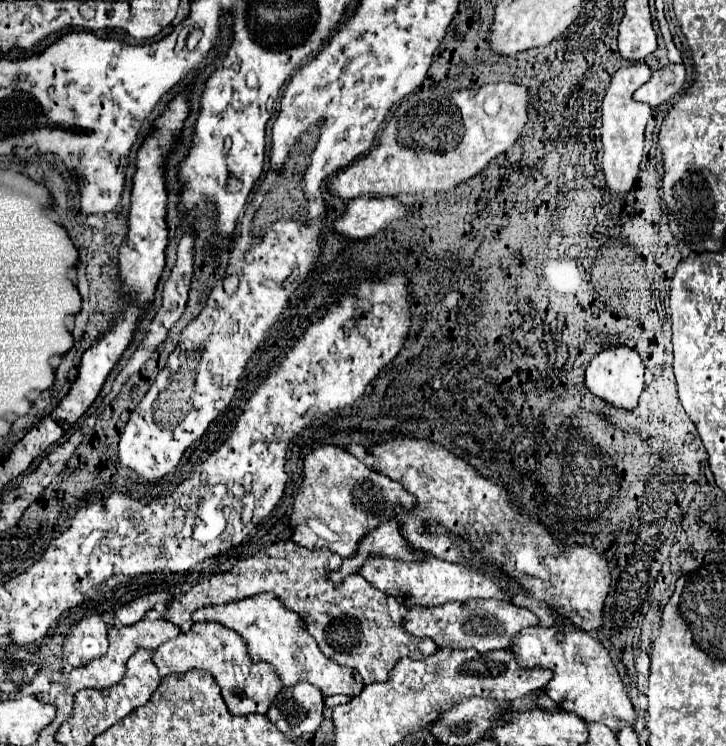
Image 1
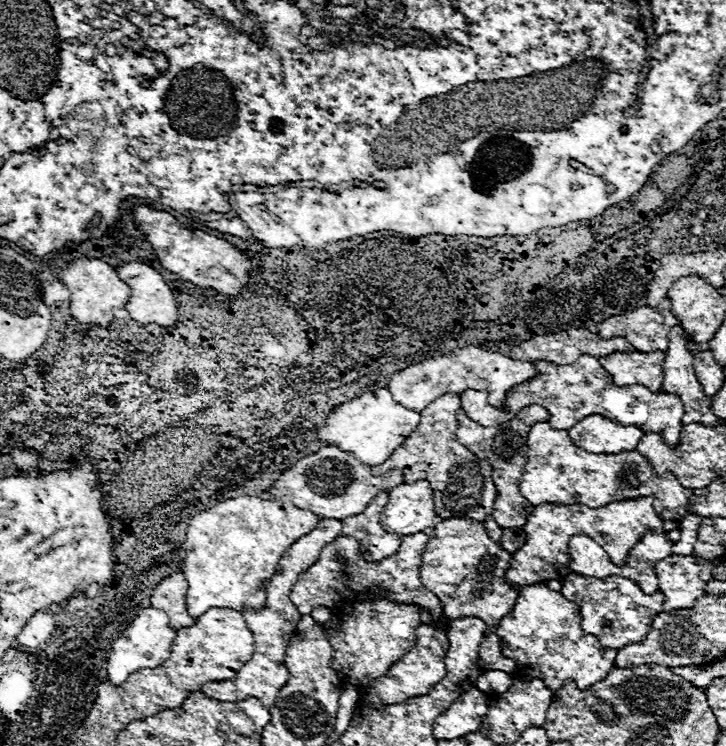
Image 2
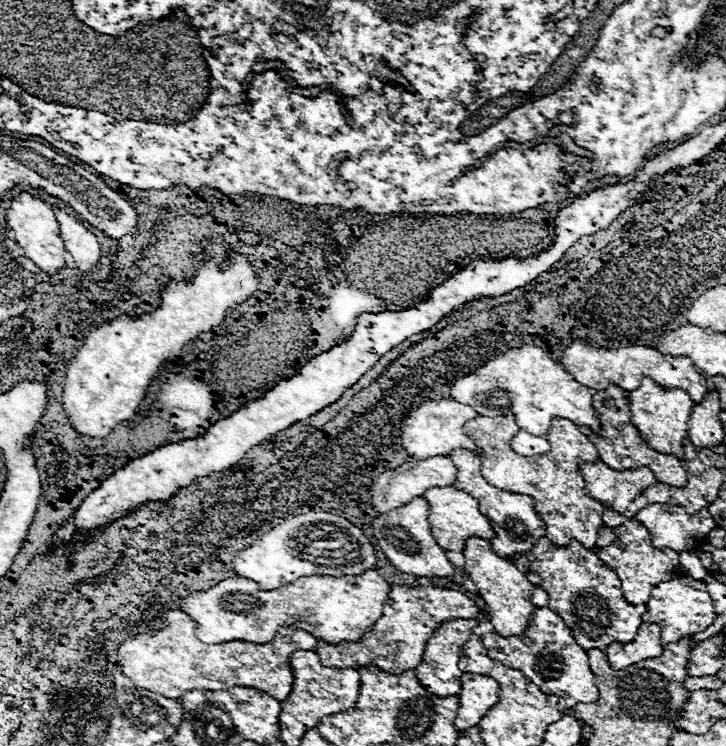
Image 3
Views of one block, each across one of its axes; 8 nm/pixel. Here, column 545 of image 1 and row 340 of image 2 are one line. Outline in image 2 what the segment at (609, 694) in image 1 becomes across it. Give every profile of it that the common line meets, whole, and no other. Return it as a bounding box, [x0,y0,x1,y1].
[598,298,680,352]

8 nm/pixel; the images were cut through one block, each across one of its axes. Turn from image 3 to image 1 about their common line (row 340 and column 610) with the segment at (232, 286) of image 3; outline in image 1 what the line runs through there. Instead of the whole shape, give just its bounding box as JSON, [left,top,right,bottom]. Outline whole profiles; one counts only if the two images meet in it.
[602,64,652,196]

